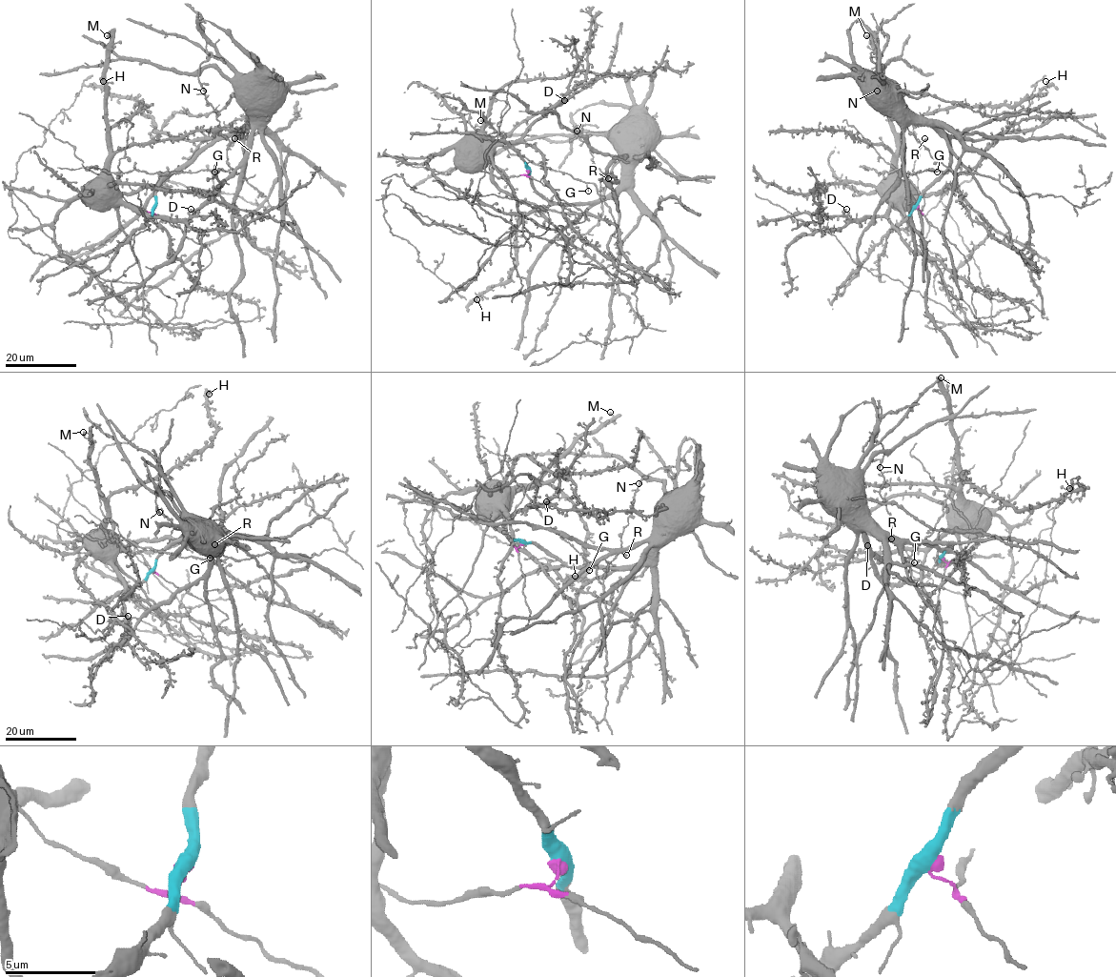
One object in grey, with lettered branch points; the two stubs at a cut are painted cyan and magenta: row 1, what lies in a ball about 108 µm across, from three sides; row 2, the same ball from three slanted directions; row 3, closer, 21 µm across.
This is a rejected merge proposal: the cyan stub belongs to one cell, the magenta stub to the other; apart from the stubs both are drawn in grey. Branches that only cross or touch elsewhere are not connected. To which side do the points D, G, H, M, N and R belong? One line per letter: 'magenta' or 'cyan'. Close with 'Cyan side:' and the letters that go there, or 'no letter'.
D: magenta
G: cyan
H: magenta
M: magenta
N: cyan
R: cyan
Cyan side: G, N, R

